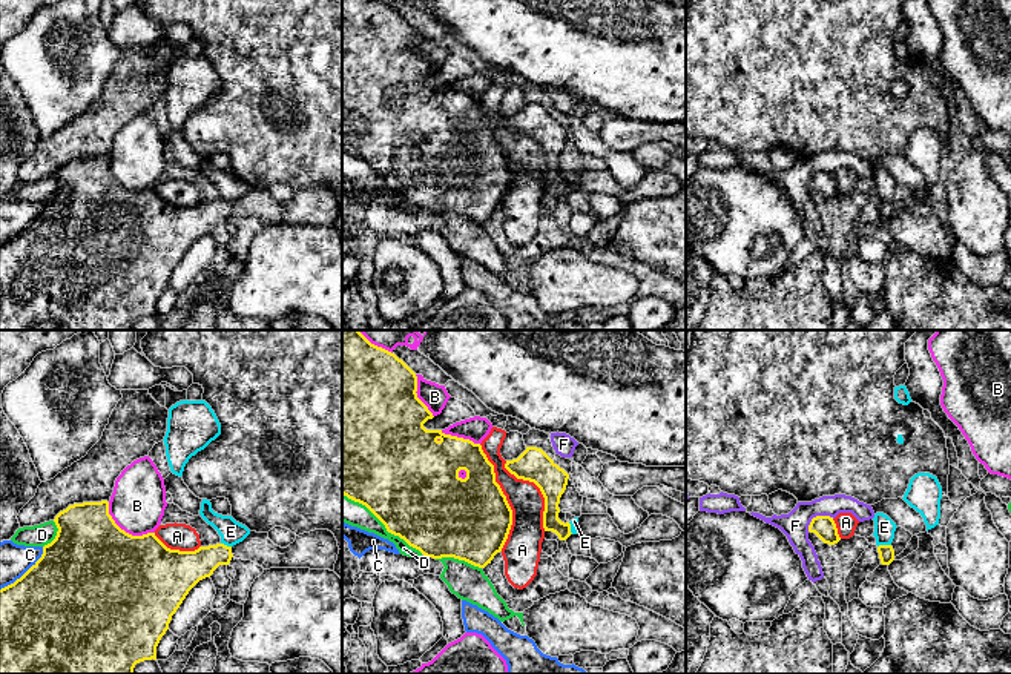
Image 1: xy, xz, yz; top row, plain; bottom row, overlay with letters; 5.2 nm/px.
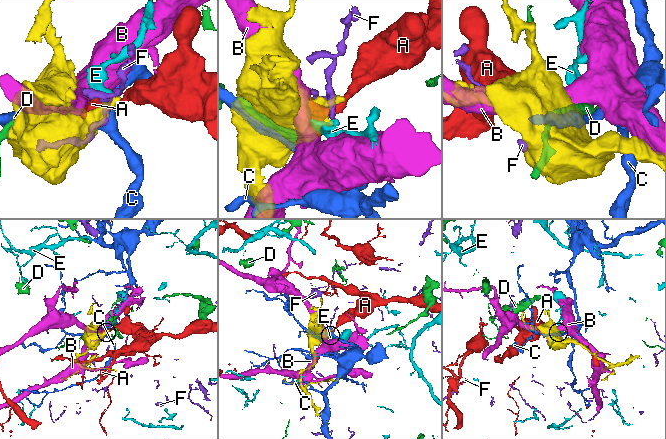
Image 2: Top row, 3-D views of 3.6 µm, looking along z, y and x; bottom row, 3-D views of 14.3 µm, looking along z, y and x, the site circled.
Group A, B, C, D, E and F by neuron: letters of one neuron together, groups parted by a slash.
A / B / C / D / E / F

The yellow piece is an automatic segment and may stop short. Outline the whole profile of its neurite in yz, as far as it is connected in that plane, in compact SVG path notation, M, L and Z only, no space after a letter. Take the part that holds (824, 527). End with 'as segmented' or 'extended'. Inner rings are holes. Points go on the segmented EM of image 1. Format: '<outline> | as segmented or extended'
M816 516L808 525L808 531L815 533L824 543L835 545L841 540L836 524L830 516Z | as segmented

